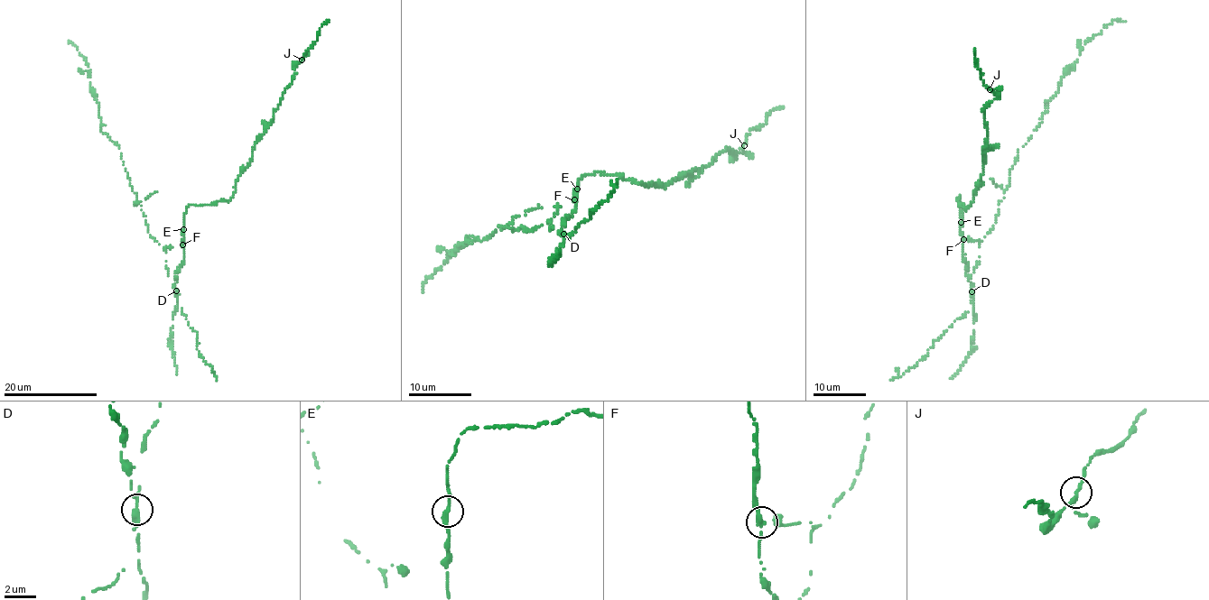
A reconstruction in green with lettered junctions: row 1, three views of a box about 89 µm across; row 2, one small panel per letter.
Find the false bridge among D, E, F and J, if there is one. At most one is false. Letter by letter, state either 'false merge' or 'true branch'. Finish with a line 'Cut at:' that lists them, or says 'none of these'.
D: false merge
E: true branch
F: true branch
J: true branch
Cut at: D

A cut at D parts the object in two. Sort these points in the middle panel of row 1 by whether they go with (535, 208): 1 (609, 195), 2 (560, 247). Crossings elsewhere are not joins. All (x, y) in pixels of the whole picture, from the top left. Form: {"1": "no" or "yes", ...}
{"1": "yes", "2": "no"}

